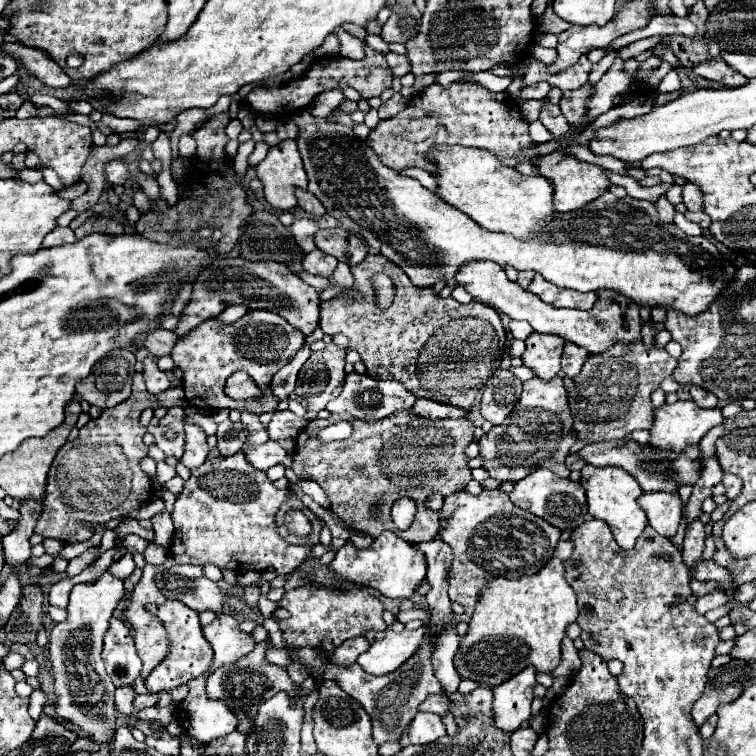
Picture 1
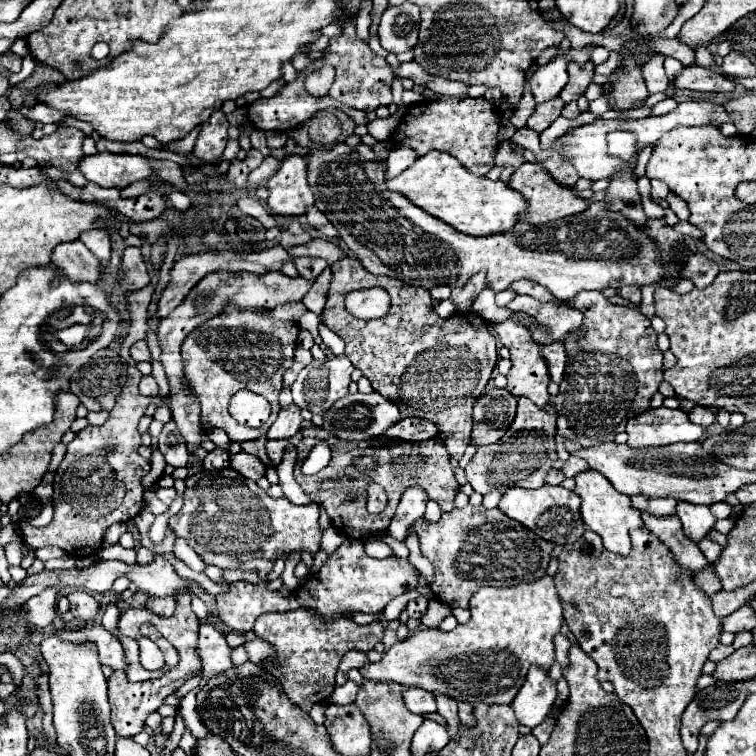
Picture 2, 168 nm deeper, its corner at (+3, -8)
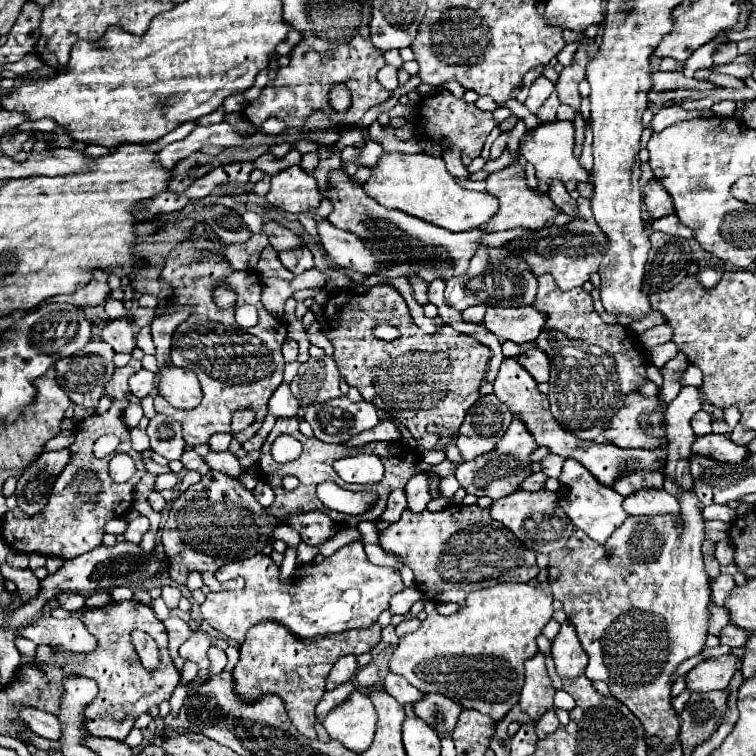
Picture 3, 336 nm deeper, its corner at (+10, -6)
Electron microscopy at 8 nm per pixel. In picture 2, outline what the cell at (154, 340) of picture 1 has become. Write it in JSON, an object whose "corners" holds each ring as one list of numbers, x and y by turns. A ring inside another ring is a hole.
{"corners":[[141,340,141,342,137,342,137,344,133,344,133,346,131,346,131,358,133,358,133,360,137,360,137,362,151,360,151,352,149,352,149,348,147,348,147,342,145,342,145,340]]}

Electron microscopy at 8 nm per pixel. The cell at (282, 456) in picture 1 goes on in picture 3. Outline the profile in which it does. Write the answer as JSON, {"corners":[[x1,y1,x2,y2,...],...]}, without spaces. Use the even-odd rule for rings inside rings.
{"corners":[[208,452,204,456,204,462,210,466,210,470,218,470,218,472,228,474,232,478,242,474,242,468,232,452]]}

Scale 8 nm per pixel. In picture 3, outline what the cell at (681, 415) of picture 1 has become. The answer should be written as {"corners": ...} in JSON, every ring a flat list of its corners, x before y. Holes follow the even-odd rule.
{"corners":[[630,392,624,400,624,406,606,424,606,440,618,448,658,448,658,444,666,446,666,438,662,438,662,442,654,442,654,438,646,438,644,430,638,426,638,418,646,410,658,410,658,398]]}

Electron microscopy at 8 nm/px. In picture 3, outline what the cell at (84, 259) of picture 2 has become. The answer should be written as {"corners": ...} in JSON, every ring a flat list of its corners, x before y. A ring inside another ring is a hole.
{"corners":[[96,270,94,272,94,278,92,278,92,282,88,282,84,288,80,288,80,290,76,290,74,294,67,295,57,295,47,299,46,301,39,304,39,306,47,303,47,302,60,302,60,303,68,303,74,304,74,306,98,306,98,304,102,304,106,298,110,296,110,286,108,286,108,274,106,272,102,272,102,270]]}

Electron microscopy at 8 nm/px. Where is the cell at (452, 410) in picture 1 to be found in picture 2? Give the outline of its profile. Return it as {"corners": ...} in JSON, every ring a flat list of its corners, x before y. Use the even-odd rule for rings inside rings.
{"corners":[[403,418,397,424,393,424,393,428,389,428,389,432,385,432,385,436,389,438,399,438,399,440,427,440,437,436,437,424,425,420,425,418]]}

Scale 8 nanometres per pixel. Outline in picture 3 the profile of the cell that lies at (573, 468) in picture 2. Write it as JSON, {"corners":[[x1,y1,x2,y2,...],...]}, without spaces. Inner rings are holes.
{"corners":[[548,454,540,464,542,464,542,472,544,472,548,478,558,478,560,472,562,472,564,458,558,458,556,454]]}

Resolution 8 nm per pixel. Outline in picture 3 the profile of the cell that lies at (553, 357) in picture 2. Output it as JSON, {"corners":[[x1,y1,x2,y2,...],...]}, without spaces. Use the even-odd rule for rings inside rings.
{"corners":[[530,348,524,350,518,358,516,358,536,382,548,382,548,372,550,372,550,364,546,354,542,354,540,348]]}

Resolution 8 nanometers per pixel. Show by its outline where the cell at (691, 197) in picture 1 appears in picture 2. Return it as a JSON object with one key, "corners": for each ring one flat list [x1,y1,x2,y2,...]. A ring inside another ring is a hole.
{"corners":[[673,192,667,196,667,202,671,206,671,210,679,216,679,220,687,220,689,218,689,206,685,204,685,200,681,200,681,196,675,196]]}

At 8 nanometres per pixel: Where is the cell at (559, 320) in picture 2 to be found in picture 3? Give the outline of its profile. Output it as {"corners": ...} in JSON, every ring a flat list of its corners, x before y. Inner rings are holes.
{"corners":[[488,306,484,322,488,332,496,334,498,338,510,340,514,344,534,342,546,324,546,314,538,312,534,306,520,306,520,308,500,308]]}

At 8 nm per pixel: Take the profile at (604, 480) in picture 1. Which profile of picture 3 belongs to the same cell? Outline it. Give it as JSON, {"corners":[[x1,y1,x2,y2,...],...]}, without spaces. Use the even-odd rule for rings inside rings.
{"corners":[[566,460,558,480,562,482,562,486,558,490,562,510,574,522,574,526,584,530,592,540,606,542,610,538,610,534,628,518,628,514,622,508,624,498,616,490,600,484,580,462]]}

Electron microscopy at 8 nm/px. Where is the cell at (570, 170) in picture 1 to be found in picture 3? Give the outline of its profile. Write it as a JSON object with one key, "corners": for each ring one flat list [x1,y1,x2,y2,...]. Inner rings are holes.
{"corners":[[512,162,510,166,498,170,498,172,492,172,488,178,486,178,486,192,494,198,498,198,498,212,494,214,494,218,490,218,490,222,486,224,486,232,500,232,500,230,512,230,512,228,518,228,518,226,524,226,524,228,532,228,532,230,538,230,542,228,550,218,554,218,558,214,556,206,550,202,548,194,536,194,532,190,526,188,526,178,524,178,524,168,518,164,518,162]]}

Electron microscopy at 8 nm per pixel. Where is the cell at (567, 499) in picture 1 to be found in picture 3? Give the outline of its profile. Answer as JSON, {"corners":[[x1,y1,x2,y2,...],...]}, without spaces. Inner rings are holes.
{"corners":[[516,490,514,494,494,500,490,506,490,514,494,520,502,522,522,542,522,546,534,550,536,554,550,554,554,550,560,550,574,532,574,524,570,522,570,518,566,518,564,510,558,506,556,492,548,490,538,492]]}

